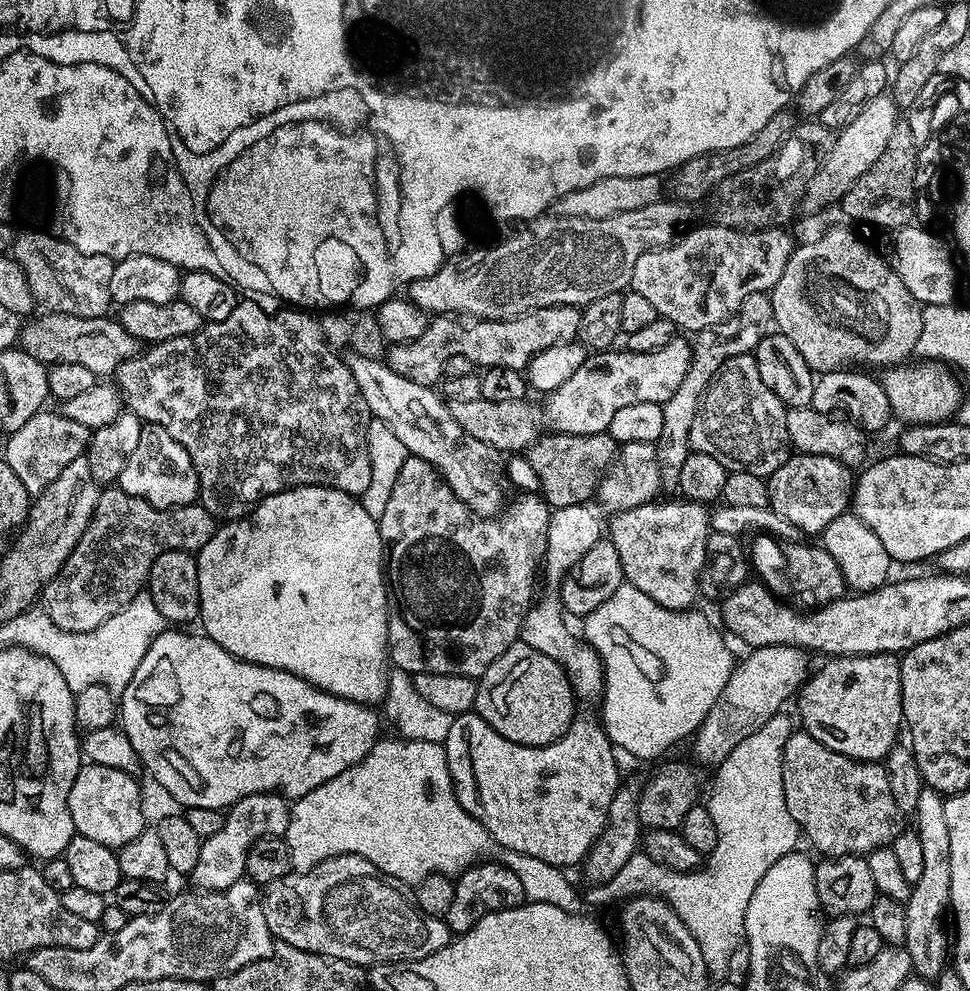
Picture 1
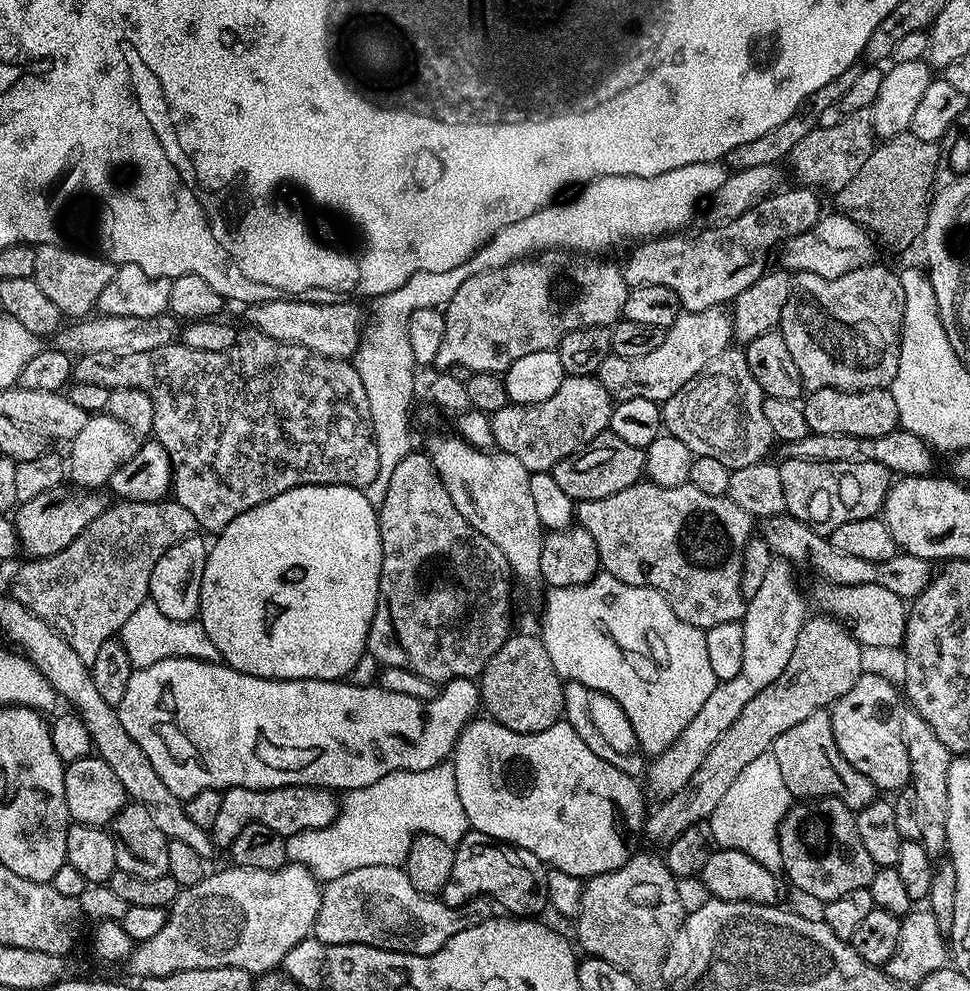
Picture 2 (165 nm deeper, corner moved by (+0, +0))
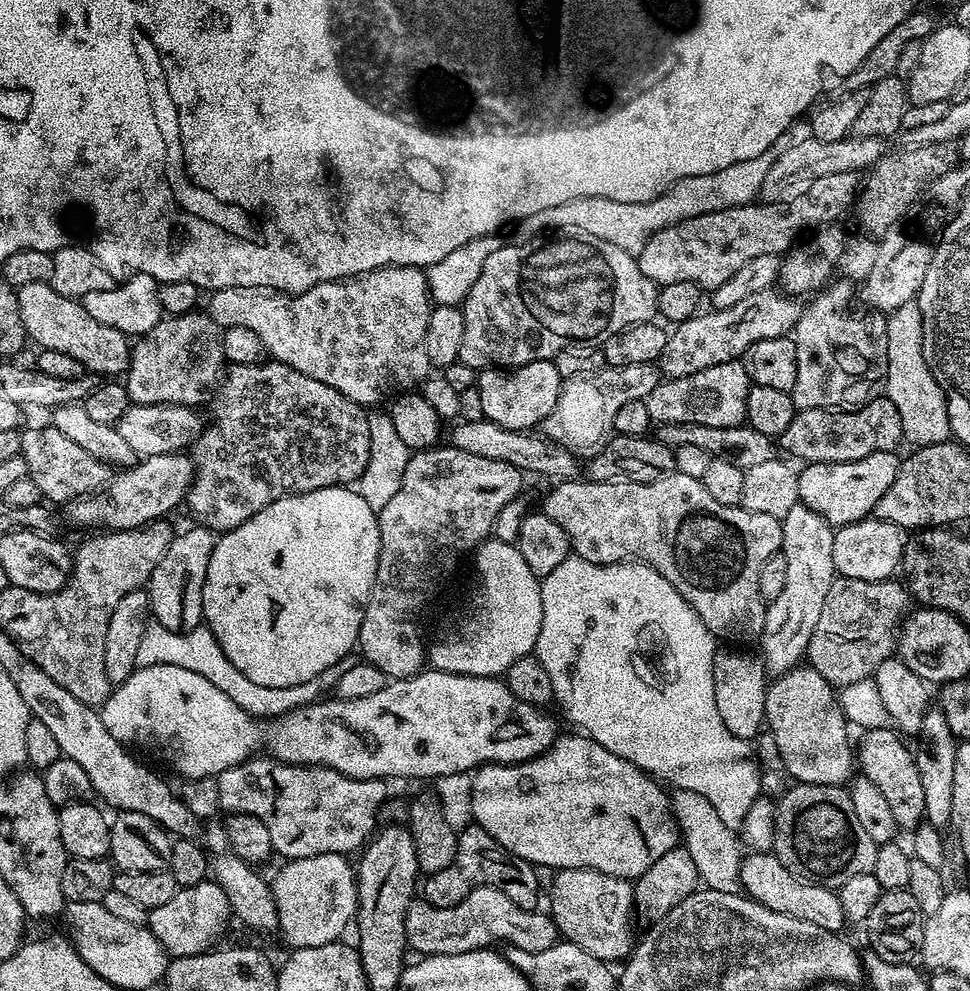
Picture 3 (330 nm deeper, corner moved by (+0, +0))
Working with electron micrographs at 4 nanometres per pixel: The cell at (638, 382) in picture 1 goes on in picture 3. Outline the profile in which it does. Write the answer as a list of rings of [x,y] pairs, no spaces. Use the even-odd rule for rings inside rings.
[[[769,290],[750,294],[750,298],[742,298],[742,302],[738,302],[738,306],[701,311],[688,320],[683,320],[669,331],[666,350],[662,350],[658,367],[665,377],[677,380],[683,376],[698,374],[698,370],[706,370],[715,364],[740,360],[744,351],[754,342],[762,342],[762,338],[778,338],[789,335],[795,329],[802,311],[801,305],[796,304],[799,303],[793,297],[779,290]]]

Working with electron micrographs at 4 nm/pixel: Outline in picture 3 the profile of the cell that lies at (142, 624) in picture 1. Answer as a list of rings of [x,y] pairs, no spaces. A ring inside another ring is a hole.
[[[149,622],[146,630],[142,634],[142,642],[138,645],[137,668],[146,666],[182,666],[182,670],[194,670],[194,674],[202,674],[202,678],[207,678],[222,690],[242,710],[246,710],[253,718],[275,718],[283,716],[285,712],[292,712],[295,708],[305,708],[307,704],[314,704],[317,700],[325,697],[335,689],[338,678],[342,674],[348,673],[351,668],[362,663],[361,657],[356,654],[343,656],[330,670],[322,670],[322,674],[314,674],[310,682],[302,682],[298,686],[282,686],[281,688],[271,688],[270,686],[258,686],[258,682],[250,682],[230,658],[222,650],[218,638],[206,626],[201,626],[193,632],[175,632],[166,630],[166,626],[155,622]]]

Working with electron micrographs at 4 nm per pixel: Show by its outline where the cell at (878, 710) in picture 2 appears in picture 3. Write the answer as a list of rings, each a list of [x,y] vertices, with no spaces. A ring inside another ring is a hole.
[[[891,727],[865,731],[858,740],[858,768],[874,786],[878,786],[880,798],[888,806],[888,815],[894,818],[897,829],[911,830],[924,820],[926,797],[922,795],[922,781],[918,779],[918,766],[911,747],[900,741],[901,735]]]

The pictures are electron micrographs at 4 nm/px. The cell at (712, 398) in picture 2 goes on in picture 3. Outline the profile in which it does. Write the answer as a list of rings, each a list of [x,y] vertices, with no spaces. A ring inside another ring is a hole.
[[[731,360],[698,370],[693,376],[683,376],[677,380],[661,379],[654,390],[644,399],[650,418],[657,425],[661,424],[701,424],[719,428],[738,428],[745,423],[746,394],[750,381],[743,363]]]

